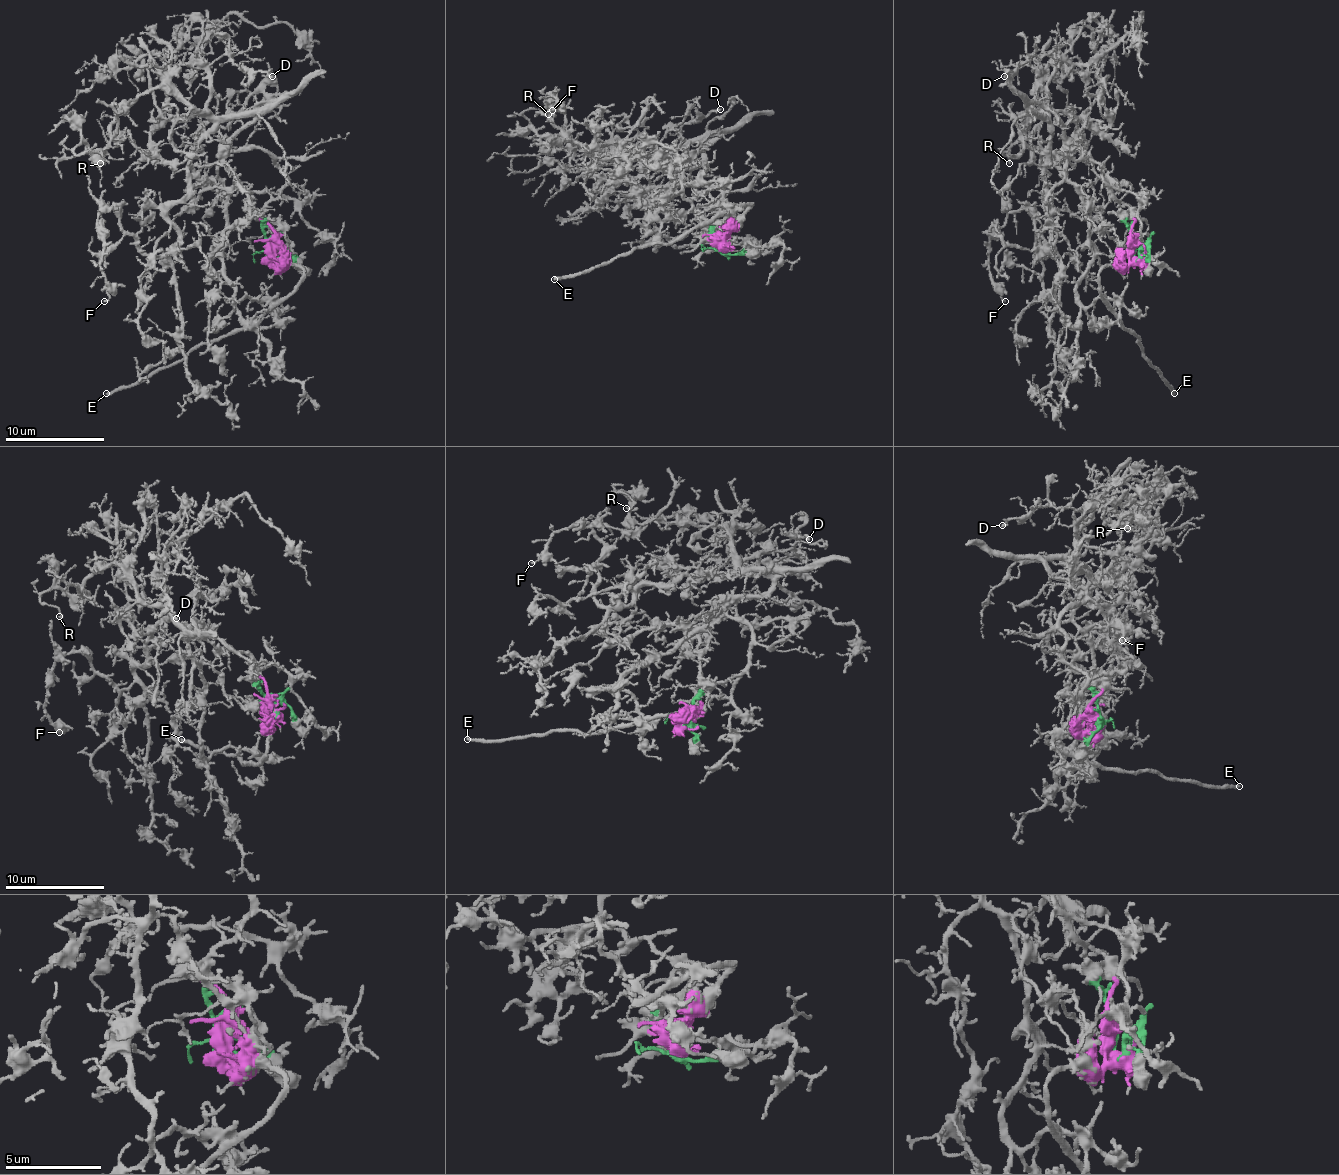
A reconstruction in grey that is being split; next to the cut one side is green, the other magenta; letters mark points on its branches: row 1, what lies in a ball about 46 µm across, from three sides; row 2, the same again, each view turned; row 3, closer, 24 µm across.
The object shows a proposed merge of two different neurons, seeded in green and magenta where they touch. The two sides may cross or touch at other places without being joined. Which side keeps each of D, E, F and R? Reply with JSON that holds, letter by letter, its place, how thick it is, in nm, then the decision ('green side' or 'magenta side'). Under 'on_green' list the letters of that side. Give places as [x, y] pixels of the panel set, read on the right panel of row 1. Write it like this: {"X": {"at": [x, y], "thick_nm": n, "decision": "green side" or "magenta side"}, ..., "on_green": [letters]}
{"D": {"at": [1004, 76], "thick_nm": 200, "decision": "green side"}, "E": {"at": [1174, 393], "thick_nm": 240, "decision": "magenta side"}, "F": {"at": [1005, 301], "thick_nm": 140, "decision": "green side"}, "R": {"at": [1009, 163], "thick_nm": 140, "decision": "green side"}, "on_green": ["D", "F", "R"]}

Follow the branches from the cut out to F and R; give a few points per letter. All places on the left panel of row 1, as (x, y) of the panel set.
F: (270, 248), (265, 209), (285, 174), (232, 146), (188, 171), (160, 256), (113, 209), (98, 216), (103, 301)
R: (270, 248), (285, 174), (232, 146), (198, 171), (213, 124), (163, 89), (73, 151), (100, 164)

